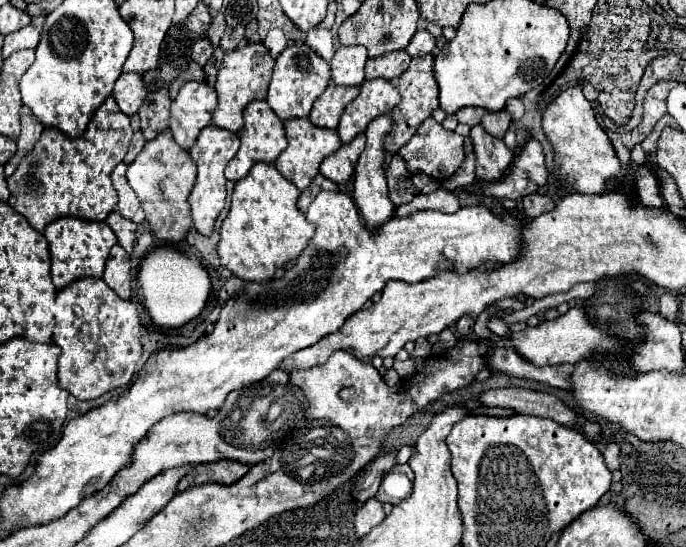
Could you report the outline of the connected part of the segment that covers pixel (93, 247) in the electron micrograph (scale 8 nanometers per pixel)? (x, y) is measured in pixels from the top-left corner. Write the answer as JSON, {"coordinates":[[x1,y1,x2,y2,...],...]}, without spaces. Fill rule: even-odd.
{"coordinates":[[63,216,61,220,51,222,43,234,49,242,51,278,57,288,65,288,73,280,79,280,85,276,101,278,109,250,117,244,113,230,105,222,91,222,91,220,73,218,73,216]]}

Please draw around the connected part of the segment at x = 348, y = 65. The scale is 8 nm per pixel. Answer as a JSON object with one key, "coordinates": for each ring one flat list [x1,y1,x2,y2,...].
{"coordinates":[[341,46,331,60,331,78,339,86,361,86,365,82,367,50,363,46]]}

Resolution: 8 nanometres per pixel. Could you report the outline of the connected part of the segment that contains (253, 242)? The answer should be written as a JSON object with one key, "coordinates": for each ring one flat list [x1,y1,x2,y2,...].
{"coordinates":[[255,164,245,178,235,184,229,216,221,226,217,254,221,264,245,282,261,282,275,274,285,262,295,260,311,240,315,226,297,208,299,190,285,180,273,164]]}

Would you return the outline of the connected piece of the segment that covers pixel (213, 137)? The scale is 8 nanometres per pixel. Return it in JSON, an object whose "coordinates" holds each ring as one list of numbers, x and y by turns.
{"coordinates":[[217,126,203,128,199,132,197,142,189,150,193,162,197,164,197,180,189,194,189,204,191,204,191,212,193,212,193,224,195,224,197,232,201,232,205,236,211,234,213,224,225,206,225,182,227,180,223,176,223,170,225,170,227,162,237,154,237,150,239,150,239,136,235,132,221,130]]}

